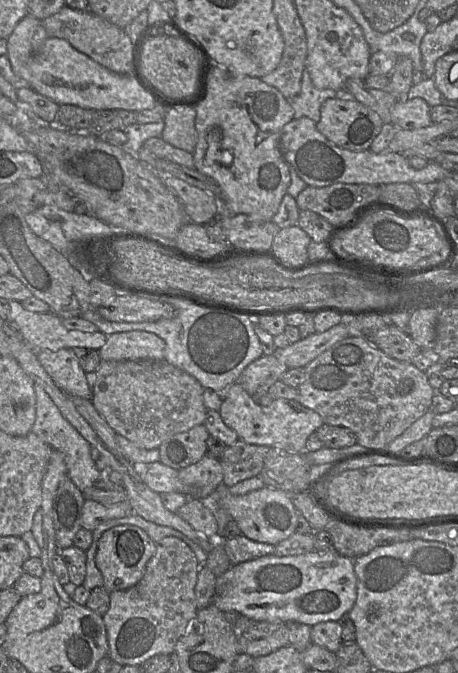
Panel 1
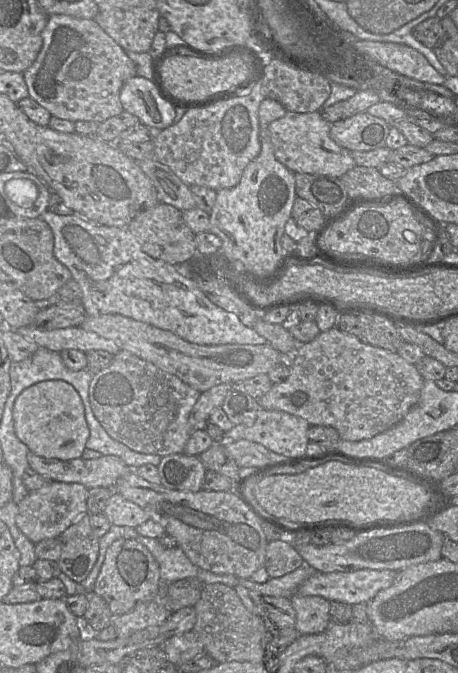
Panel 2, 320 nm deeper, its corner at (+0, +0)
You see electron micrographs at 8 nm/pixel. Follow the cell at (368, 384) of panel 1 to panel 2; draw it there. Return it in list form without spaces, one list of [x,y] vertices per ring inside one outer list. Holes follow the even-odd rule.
[[[337,327],[320,332],[312,341],[299,344],[290,358],[289,377],[258,399],[265,410],[284,411],[305,419],[312,426],[335,428],[342,440],[369,439],[400,422],[417,403],[424,378],[415,365],[408,363],[398,353],[362,342],[356,336]]]

